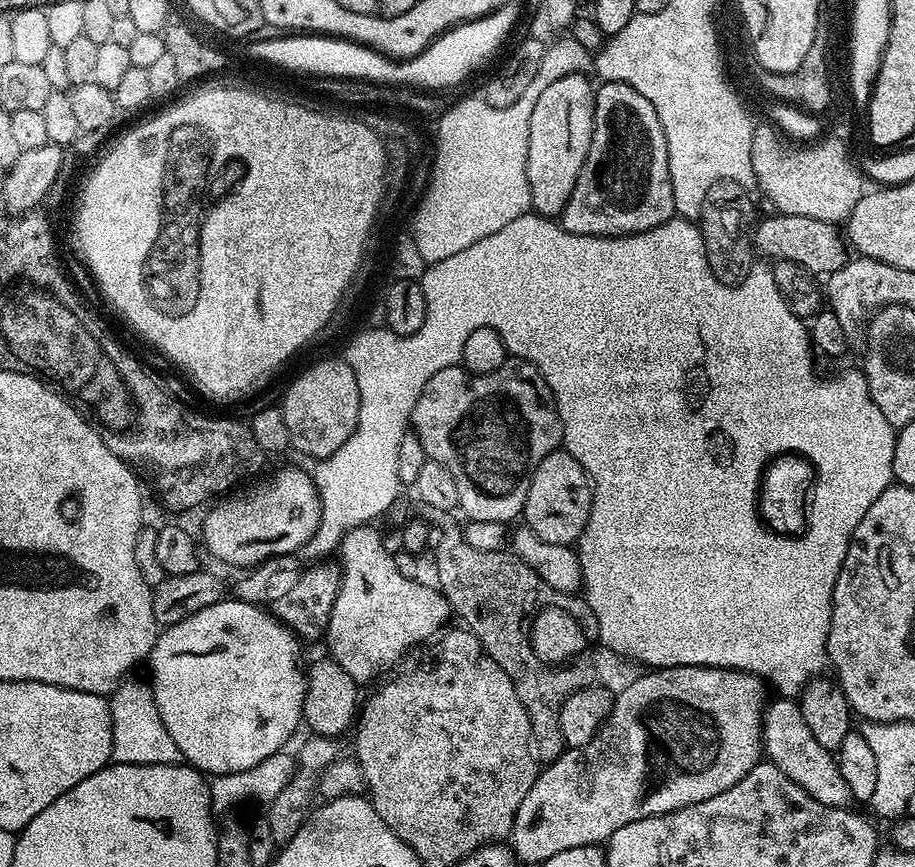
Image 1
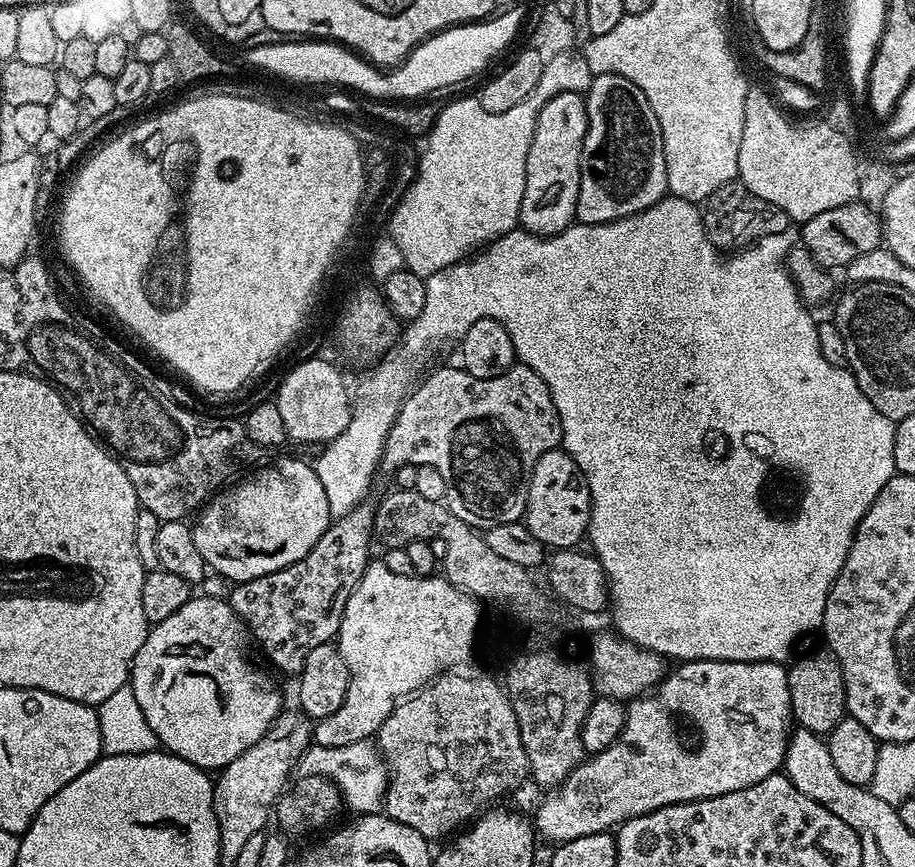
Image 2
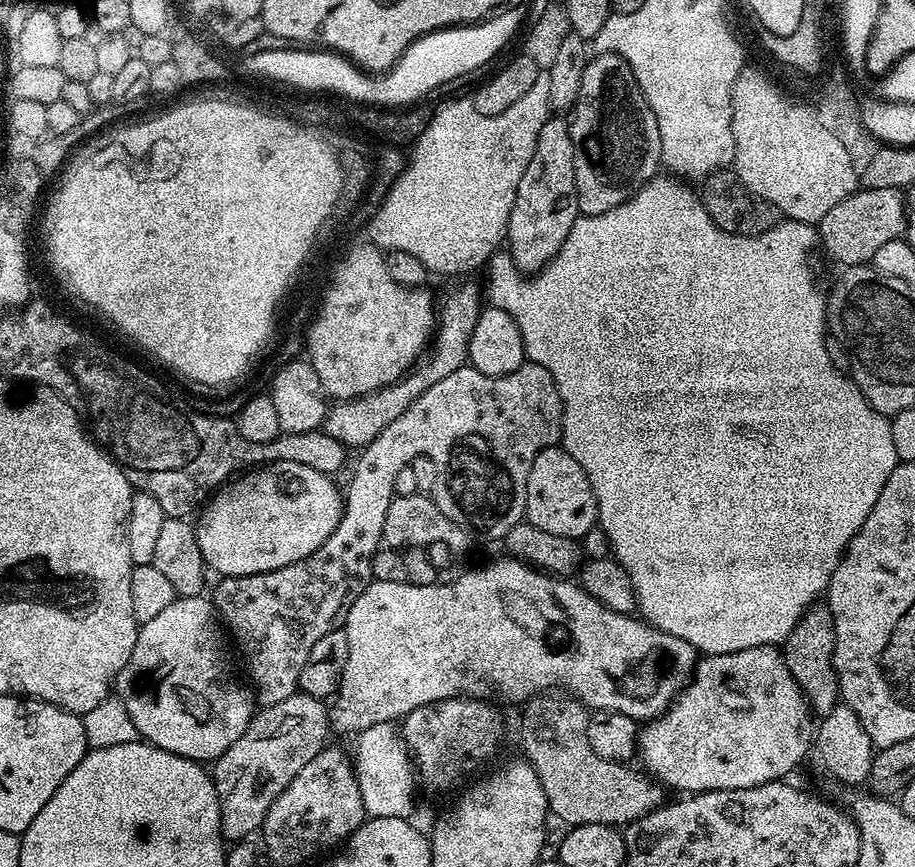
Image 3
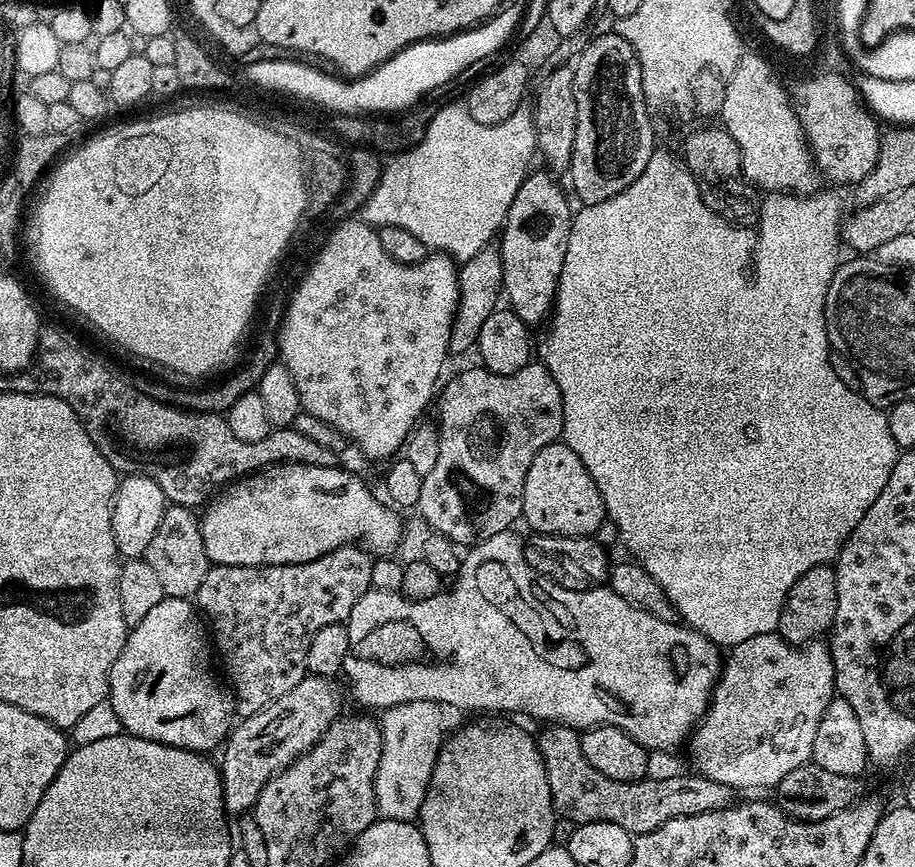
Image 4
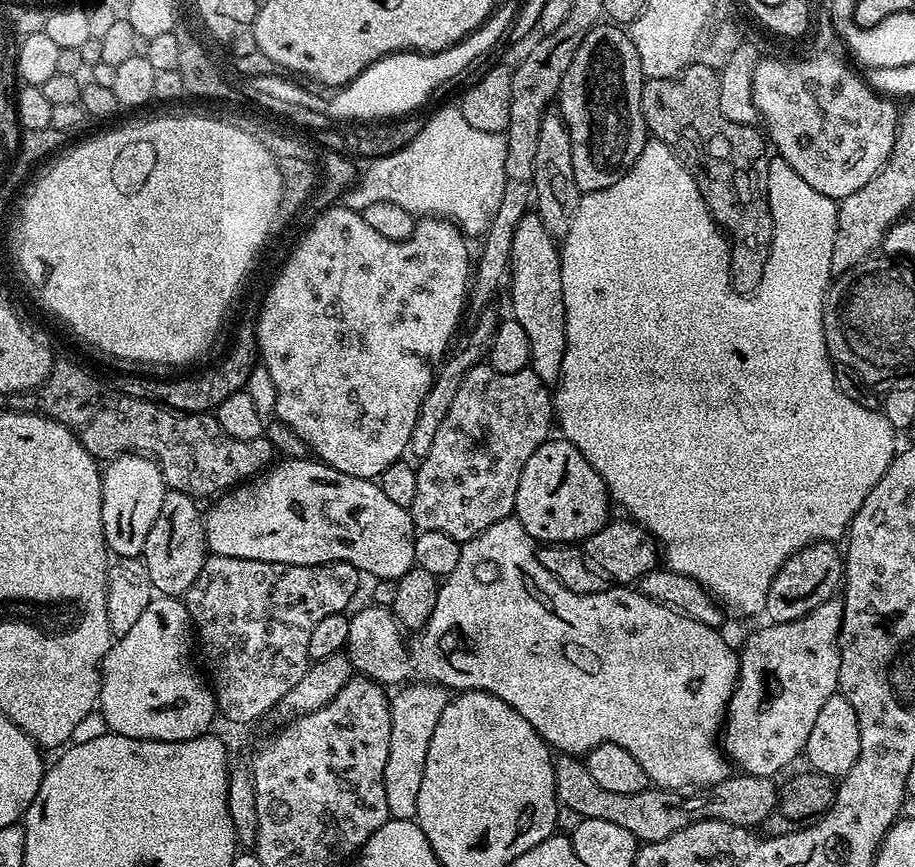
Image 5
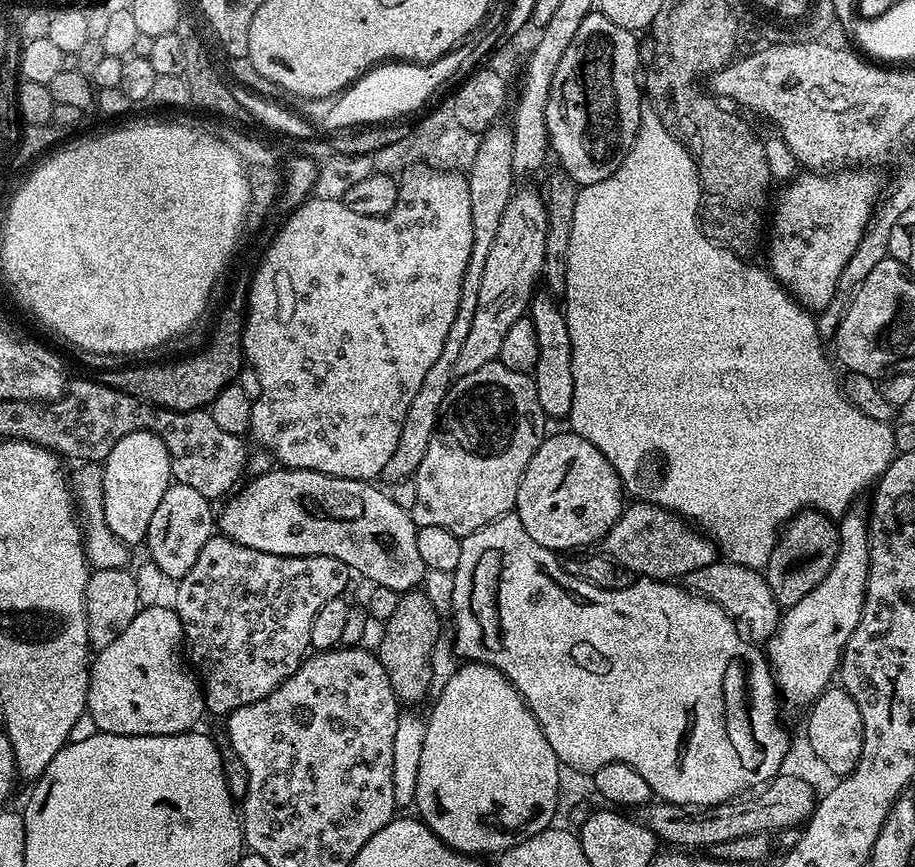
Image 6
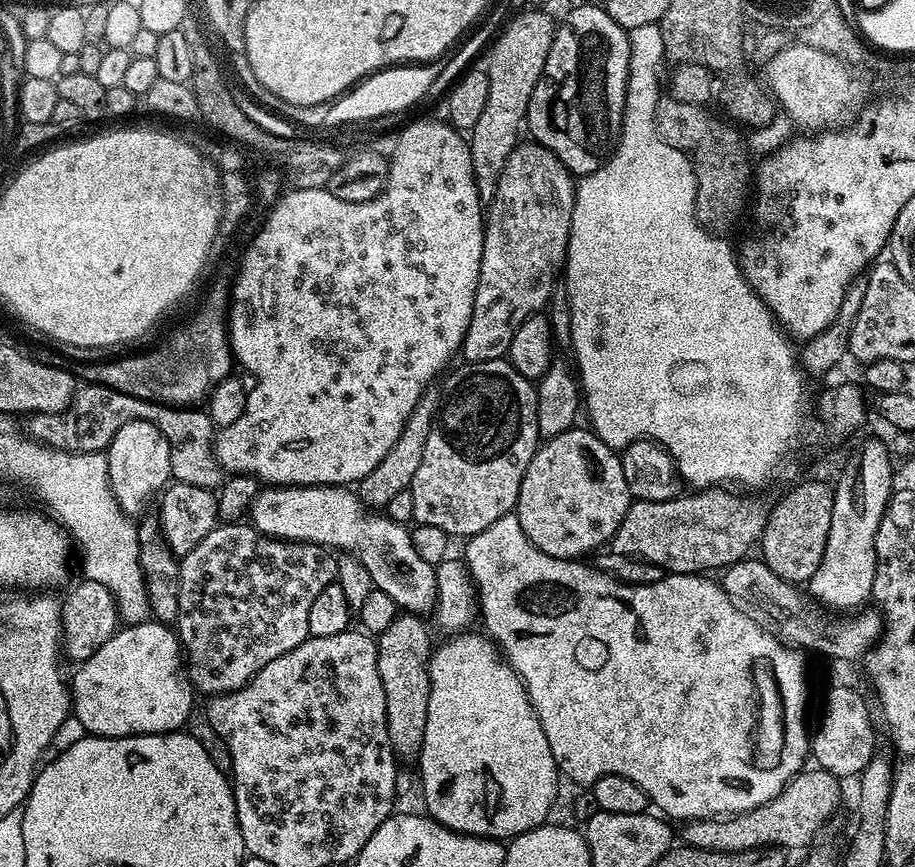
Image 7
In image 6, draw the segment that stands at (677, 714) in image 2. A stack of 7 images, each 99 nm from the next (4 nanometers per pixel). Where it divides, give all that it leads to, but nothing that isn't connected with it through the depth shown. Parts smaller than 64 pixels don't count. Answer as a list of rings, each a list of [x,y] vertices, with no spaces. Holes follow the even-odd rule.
[[[849,510],[839,517],[838,527],[838,558],[834,558],[830,572],[802,602],[781,615],[775,632],[766,642],[766,660],[774,673],[779,695],[801,710],[807,709],[833,683],[846,642],[862,618],[870,570],[868,521],[856,510]]]

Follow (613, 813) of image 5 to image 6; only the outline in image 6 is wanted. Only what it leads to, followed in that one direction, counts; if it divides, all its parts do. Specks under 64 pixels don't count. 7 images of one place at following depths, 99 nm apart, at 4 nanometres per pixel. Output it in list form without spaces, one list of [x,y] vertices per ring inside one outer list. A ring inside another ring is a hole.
[[[784,775],[773,776],[769,783],[748,798],[753,800],[748,800],[745,804],[729,802],[690,811],[686,804],[649,802],[644,805],[638,819],[654,833],[657,841],[664,843],[665,840],[668,846],[675,846],[680,850],[704,850],[707,849],[704,848],[707,844],[715,846],[734,838],[746,838],[750,834],[775,834],[783,828],[800,828],[811,817],[818,800],[815,795],[812,797],[812,788],[802,777]]]

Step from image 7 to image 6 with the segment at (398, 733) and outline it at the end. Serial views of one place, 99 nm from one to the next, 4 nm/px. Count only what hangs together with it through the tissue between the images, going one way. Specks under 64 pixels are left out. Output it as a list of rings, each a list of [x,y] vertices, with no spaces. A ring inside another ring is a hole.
[[[423,590],[403,593],[398,610],[383,621],[384,637],[380,640],[378,655],[382,666],[388,671],[390,686],[401,705],[416,704],[431,689],[431,651],[437,637],[442,634],[441,615],[430,602]]]

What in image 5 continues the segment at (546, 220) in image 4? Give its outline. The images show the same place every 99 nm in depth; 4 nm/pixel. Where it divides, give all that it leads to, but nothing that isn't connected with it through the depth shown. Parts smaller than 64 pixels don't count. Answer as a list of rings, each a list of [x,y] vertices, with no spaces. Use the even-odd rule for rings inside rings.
[[[525,215],[514,230],[512,243],[510,316],[518,322],[518,326],[522,326],[522,330],[526,330],[526,338],[530,341],[530,370],[549,386],[559,381],[562,358],[566,354],[566,310],[562,298],[560,253],[558,240],[547,232],[538,216]]]

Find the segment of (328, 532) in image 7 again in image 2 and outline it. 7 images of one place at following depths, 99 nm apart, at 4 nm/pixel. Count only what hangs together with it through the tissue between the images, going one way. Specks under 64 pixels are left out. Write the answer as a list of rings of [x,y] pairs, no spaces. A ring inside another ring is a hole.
[[[284,456],[267,464],[240,478],[245,480],[221,487],[192,524],[194,543],[205,565],[236,584],[304,560],[330,526],[326,490],[322,490],[322,482],[318,482],[318,474],[309,461],[307,464]]]

